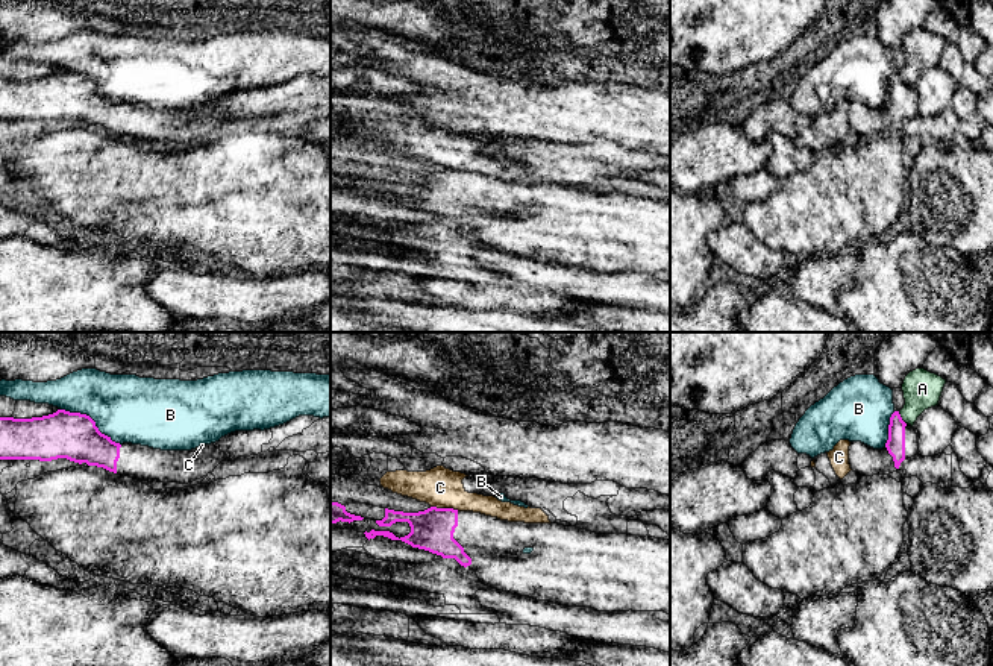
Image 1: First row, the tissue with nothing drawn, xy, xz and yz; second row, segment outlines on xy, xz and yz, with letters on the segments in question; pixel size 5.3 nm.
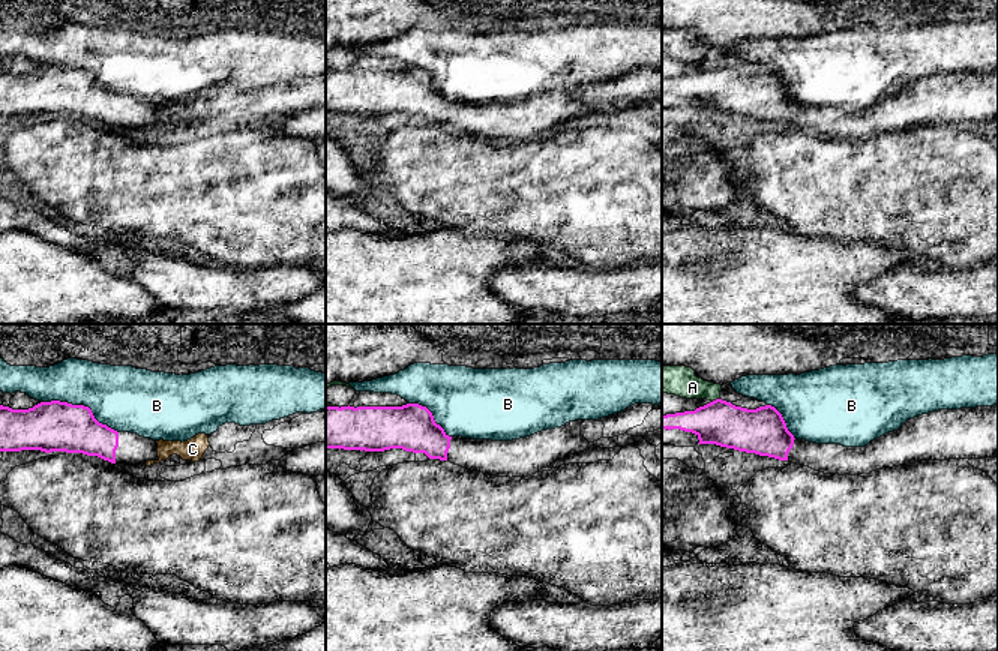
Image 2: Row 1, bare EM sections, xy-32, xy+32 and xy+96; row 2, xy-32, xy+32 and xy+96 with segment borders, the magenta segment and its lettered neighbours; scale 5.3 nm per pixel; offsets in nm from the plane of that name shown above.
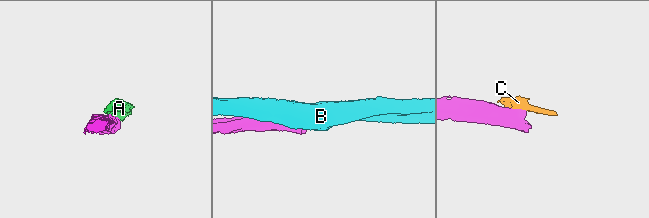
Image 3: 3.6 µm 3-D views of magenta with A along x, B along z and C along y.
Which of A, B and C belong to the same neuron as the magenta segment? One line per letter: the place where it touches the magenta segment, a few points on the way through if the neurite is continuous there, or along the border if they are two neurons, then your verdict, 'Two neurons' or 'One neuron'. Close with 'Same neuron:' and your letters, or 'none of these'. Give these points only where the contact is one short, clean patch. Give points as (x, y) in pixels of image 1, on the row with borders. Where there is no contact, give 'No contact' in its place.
A: Touches magenta at yz (901, 417). Two neurons
B: Touches magenta at xy (93, 420). Two neurons
C: Touches magenta at xz (444, 508). Boundary: xz (431, 505), (458, 510). Two neurons
Same neuron: none of these

